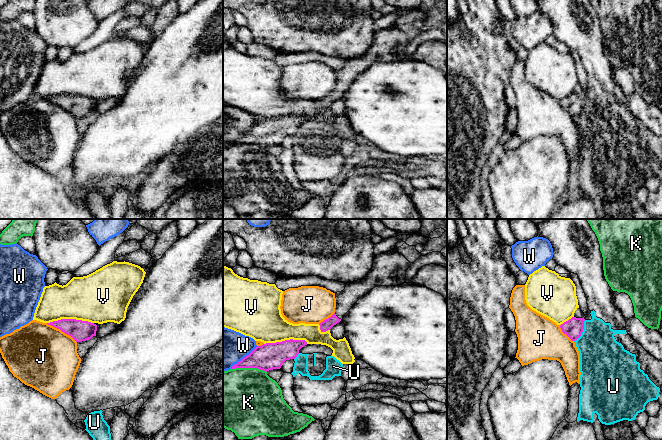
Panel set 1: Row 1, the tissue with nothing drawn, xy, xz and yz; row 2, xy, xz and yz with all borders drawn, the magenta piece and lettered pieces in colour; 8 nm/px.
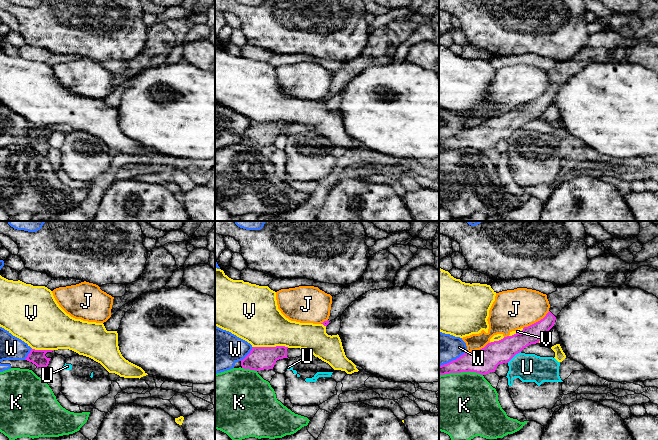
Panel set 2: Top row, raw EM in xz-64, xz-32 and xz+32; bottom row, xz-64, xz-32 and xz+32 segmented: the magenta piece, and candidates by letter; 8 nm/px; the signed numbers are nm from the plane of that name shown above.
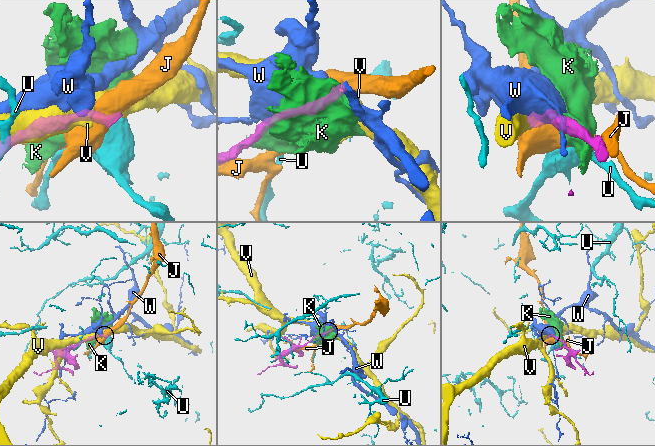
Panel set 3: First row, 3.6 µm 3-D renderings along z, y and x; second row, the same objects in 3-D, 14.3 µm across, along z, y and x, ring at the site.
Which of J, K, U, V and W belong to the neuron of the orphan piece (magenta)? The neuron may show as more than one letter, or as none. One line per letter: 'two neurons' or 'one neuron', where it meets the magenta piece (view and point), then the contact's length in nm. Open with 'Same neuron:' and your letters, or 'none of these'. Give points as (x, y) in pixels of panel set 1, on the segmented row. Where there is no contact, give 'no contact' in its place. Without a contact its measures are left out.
Same neuron: none of these
J: two neurons; meets magenta in xy at (61, 330); contact 300 nm long
K: two neurons; meets magenta in xz at (249, 367); contact 280 nm long
U: two neurons; meets magenta in yz at (582, 331); contact 200 nm long
V: two neurons; meets magenta in xy at (70, 319); contact 380 nm long
W: two neurons; meets magenta in xz at (244, 357); contact 280 nm long

